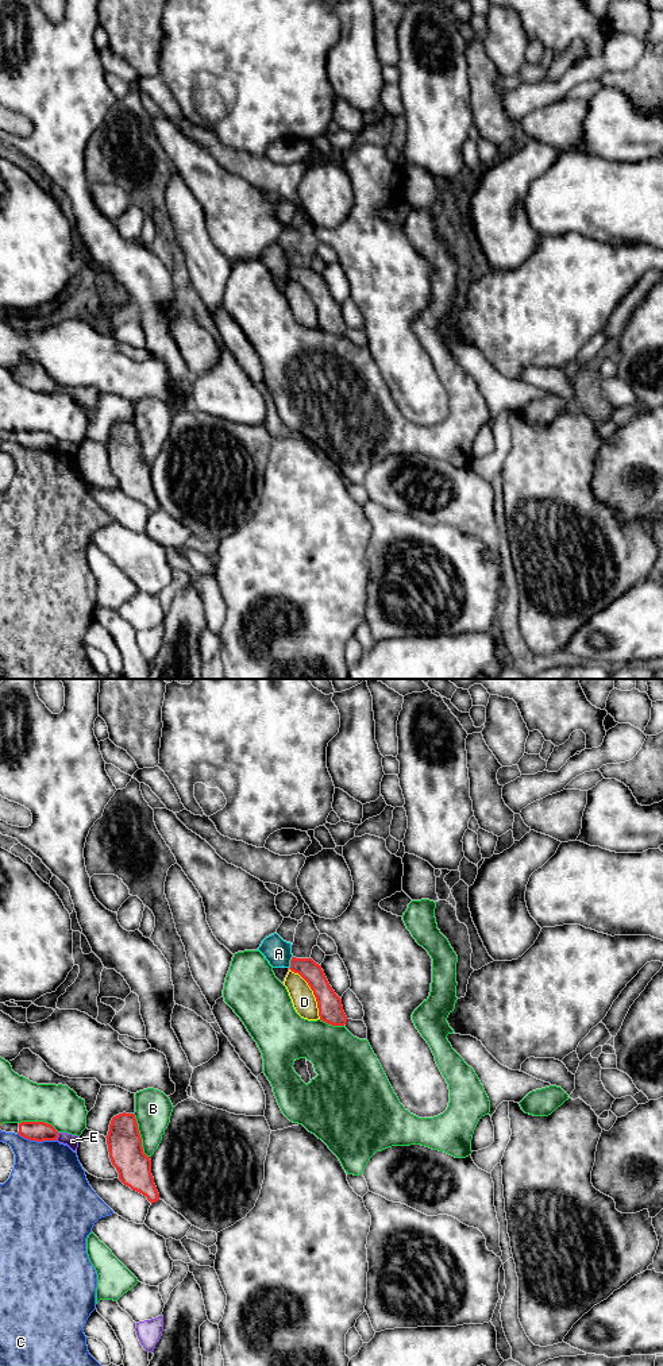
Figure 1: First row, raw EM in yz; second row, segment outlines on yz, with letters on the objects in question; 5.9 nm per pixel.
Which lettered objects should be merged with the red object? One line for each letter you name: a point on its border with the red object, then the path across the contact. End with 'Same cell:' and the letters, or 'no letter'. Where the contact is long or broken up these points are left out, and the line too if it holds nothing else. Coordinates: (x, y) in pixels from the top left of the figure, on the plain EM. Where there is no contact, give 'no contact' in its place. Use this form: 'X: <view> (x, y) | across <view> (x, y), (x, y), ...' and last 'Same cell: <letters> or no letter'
Same cell: no letter

